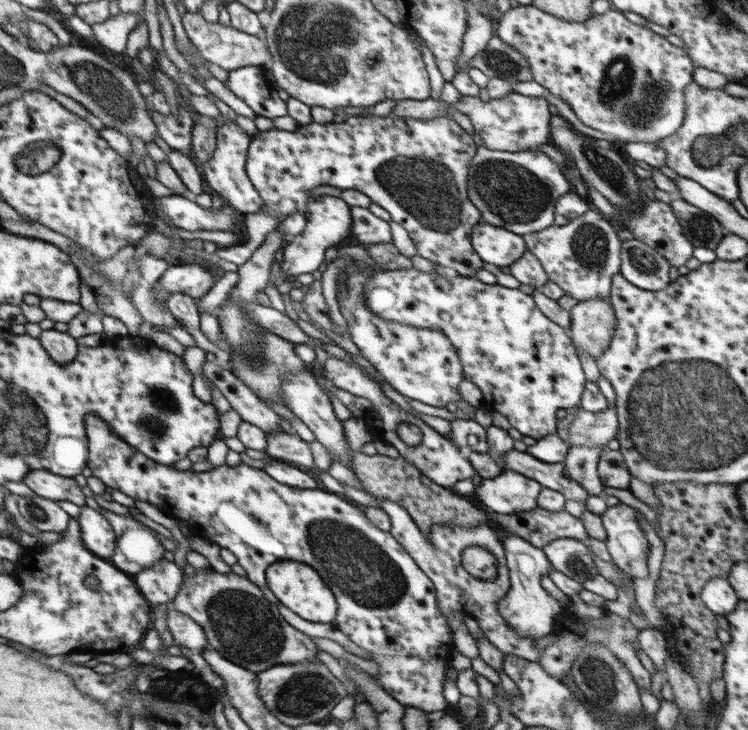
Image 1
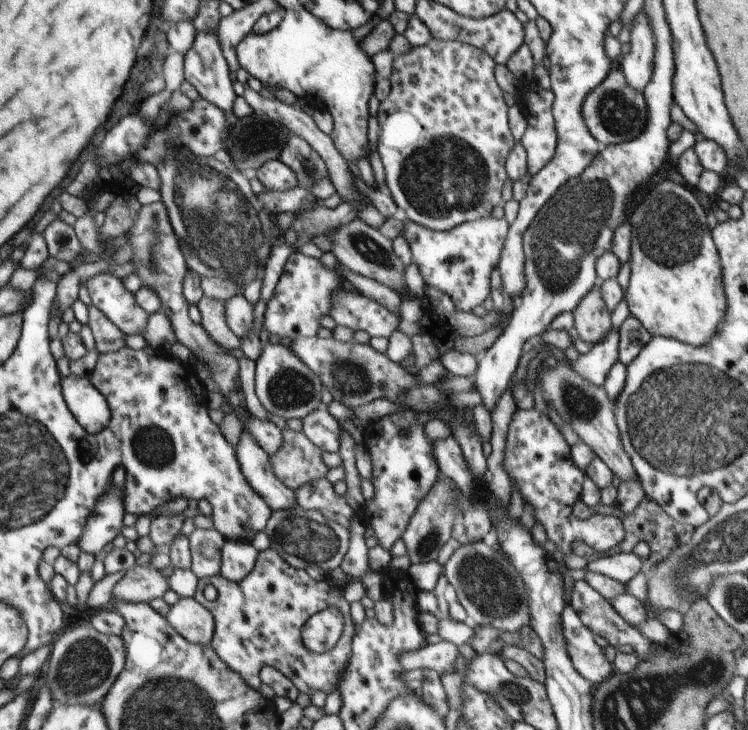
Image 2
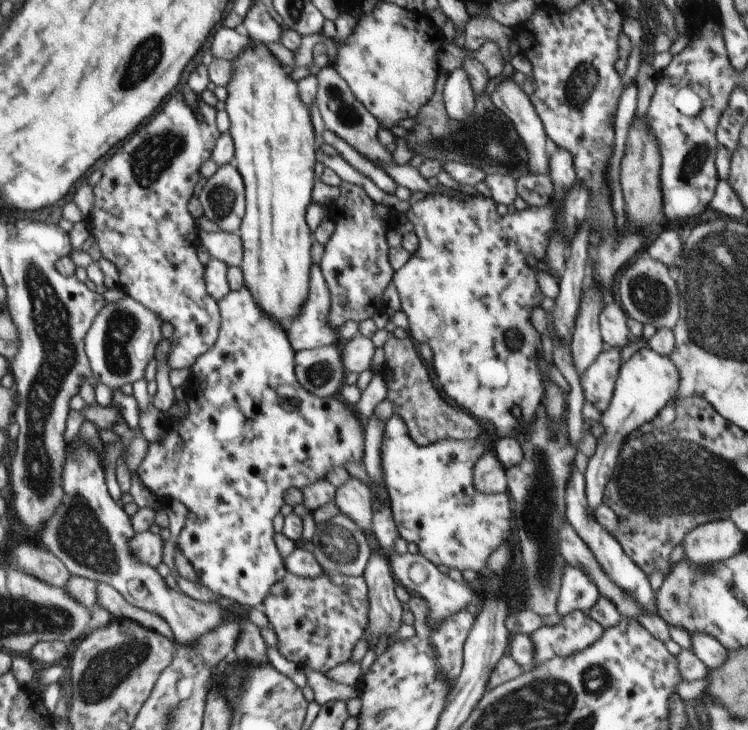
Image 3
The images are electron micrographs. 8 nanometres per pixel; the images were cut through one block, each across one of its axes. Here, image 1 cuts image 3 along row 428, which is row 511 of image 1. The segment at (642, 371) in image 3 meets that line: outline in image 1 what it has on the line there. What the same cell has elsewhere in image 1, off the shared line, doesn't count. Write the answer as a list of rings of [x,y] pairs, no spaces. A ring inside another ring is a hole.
[[[620,503],[608,507],[601,520],[607,533],[606,546],[613,564],[630,580],[648,576],[649,544],[645,538],[636,513],[638,510]]]

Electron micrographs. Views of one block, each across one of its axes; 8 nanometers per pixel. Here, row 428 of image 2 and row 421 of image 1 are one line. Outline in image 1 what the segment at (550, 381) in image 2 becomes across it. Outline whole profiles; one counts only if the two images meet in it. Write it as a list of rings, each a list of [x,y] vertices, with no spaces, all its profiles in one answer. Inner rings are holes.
[[[615,408],[592,413],[579,410],[574,417],[568,434],[568,448],[572,446],[586,446],[586,448],[607,448],[608,442],[618,433],[618,416]]]

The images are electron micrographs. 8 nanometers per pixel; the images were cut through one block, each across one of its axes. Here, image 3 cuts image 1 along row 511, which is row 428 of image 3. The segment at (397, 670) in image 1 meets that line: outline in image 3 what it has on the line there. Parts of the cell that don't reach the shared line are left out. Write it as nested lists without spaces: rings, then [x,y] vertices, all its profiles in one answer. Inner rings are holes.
[[[246,287],[237,291],[230,291],[224,298],[220,298],[217,304],[221,314],[221,325],[219,328],[218,340],[214,344],[214,348],[210,348],[208,352],[201,354],[196,362],[191,366],[191,381],[194,384],[194,400],[190,402],[189,412],[185,418],[174,419],[163,424],[166,426],[166,435],[157,443],[150,442],[148,446],[148,454],[144,456],[144,460],[138,466],[142,484],[156,496],[158,499],[178,500],[188,508],[187,518],[185,518],[184,527],[177,538],[177,546],[182,550],[182,554],[188,558],[188,562],[192,563],[194,570],[200,580],[200,583],[207,590],[212,590],[214,594],[220,594],[220,597],[230,598],[240,606],[252,606],[261,608],[264,599],[268,596],[270,588],[280,582],[287,570],[283,564],[283,558],[278,552],[275,545],[275,532],[273,519],[284,505],[284,496],[287,495],[290,488],[301,489],[306,488],[308,484],[314,484],[318,480],[326,480],[328,472],[332,468],[345,468],[349,462],[361,464],[365,451],[365,429],[360,422],[360,416],[356,413],[353,406],[348,405],[340,396],[320,398],[310,394],[308,390],[304,390],[296,378],[294,368],[294,357],[296,351],[292,348],[290,340],[286,336],[286,329],[278,326],[260,306],[256,306],[252,294],[248,292]]]

